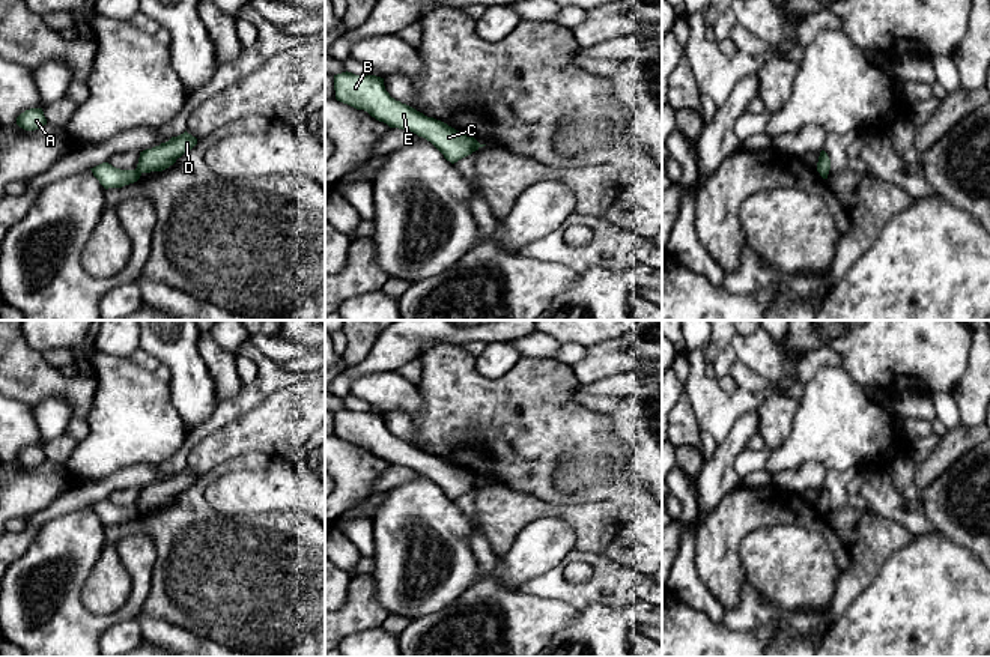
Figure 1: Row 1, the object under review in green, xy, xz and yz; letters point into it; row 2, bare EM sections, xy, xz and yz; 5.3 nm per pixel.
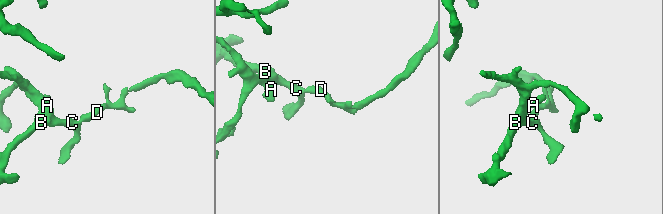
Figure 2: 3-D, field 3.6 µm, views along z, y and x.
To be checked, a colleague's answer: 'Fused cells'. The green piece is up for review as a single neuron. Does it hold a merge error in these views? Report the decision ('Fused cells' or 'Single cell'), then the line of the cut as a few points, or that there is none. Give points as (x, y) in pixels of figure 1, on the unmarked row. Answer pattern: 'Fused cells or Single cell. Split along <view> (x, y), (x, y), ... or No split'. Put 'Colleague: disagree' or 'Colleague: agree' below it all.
Fused cells. Split along xy (136, 505), (140, 510)
Colleague: agree

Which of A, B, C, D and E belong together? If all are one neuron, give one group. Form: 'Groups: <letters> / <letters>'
Groups: A B C E / D

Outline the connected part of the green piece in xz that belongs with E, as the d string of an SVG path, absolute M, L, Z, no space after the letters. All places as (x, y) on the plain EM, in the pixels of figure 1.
M346 407L334 412L334 427L337 437L367 448L390 465L406 466L426 475L451 501L478 487L474 474L391 434L381 413L355 412Z

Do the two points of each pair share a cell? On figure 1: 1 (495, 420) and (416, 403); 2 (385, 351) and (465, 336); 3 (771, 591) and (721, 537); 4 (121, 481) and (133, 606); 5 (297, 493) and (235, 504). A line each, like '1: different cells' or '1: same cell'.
1: different cells
2: same cell
3: different cells
4: different cells
5: same cell

